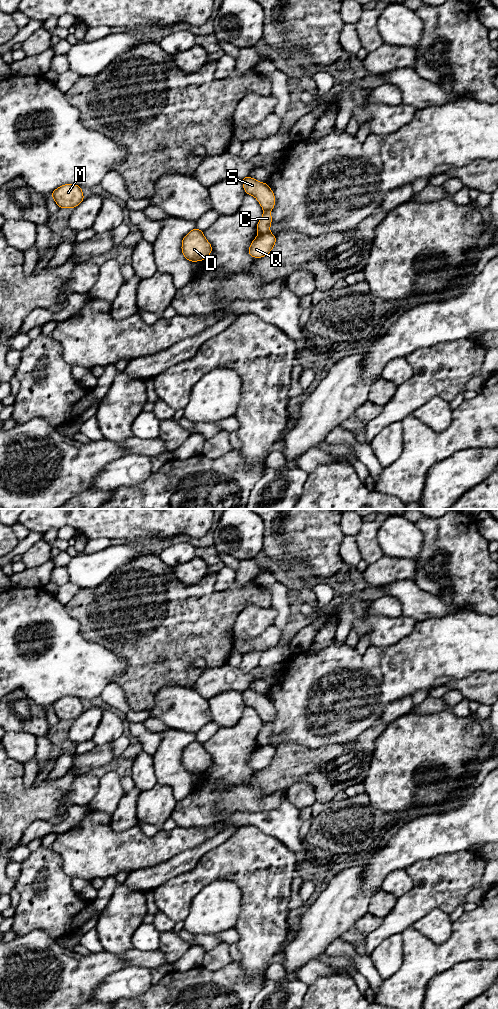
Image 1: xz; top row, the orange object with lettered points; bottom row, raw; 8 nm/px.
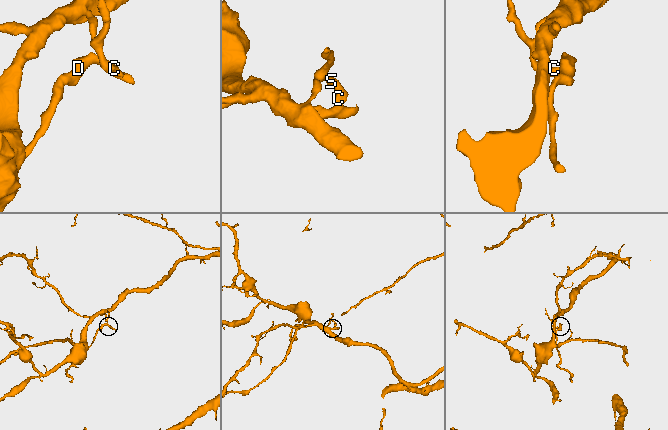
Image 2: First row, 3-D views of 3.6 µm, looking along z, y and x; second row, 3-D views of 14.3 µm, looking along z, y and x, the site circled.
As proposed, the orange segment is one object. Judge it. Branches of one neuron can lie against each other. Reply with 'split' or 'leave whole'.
split

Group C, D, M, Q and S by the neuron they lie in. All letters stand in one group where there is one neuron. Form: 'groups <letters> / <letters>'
groups C M S / D Q

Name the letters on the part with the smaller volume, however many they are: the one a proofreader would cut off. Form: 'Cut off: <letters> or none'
Cut off: D, Q

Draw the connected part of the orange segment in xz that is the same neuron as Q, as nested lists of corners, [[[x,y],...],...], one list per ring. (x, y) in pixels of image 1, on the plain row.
[[[259,745],[251,755],[248,765],[254,770],[261,770],[268,767],[276,754],[276,748],[267,745]]]

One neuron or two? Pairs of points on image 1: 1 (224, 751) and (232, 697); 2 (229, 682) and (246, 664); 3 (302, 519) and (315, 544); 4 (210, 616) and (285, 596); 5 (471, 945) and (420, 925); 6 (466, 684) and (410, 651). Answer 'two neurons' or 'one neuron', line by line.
1: two neurons
2: two neurons
3: one neuron
4: two neurons
5: two neurons
6: two neurons

